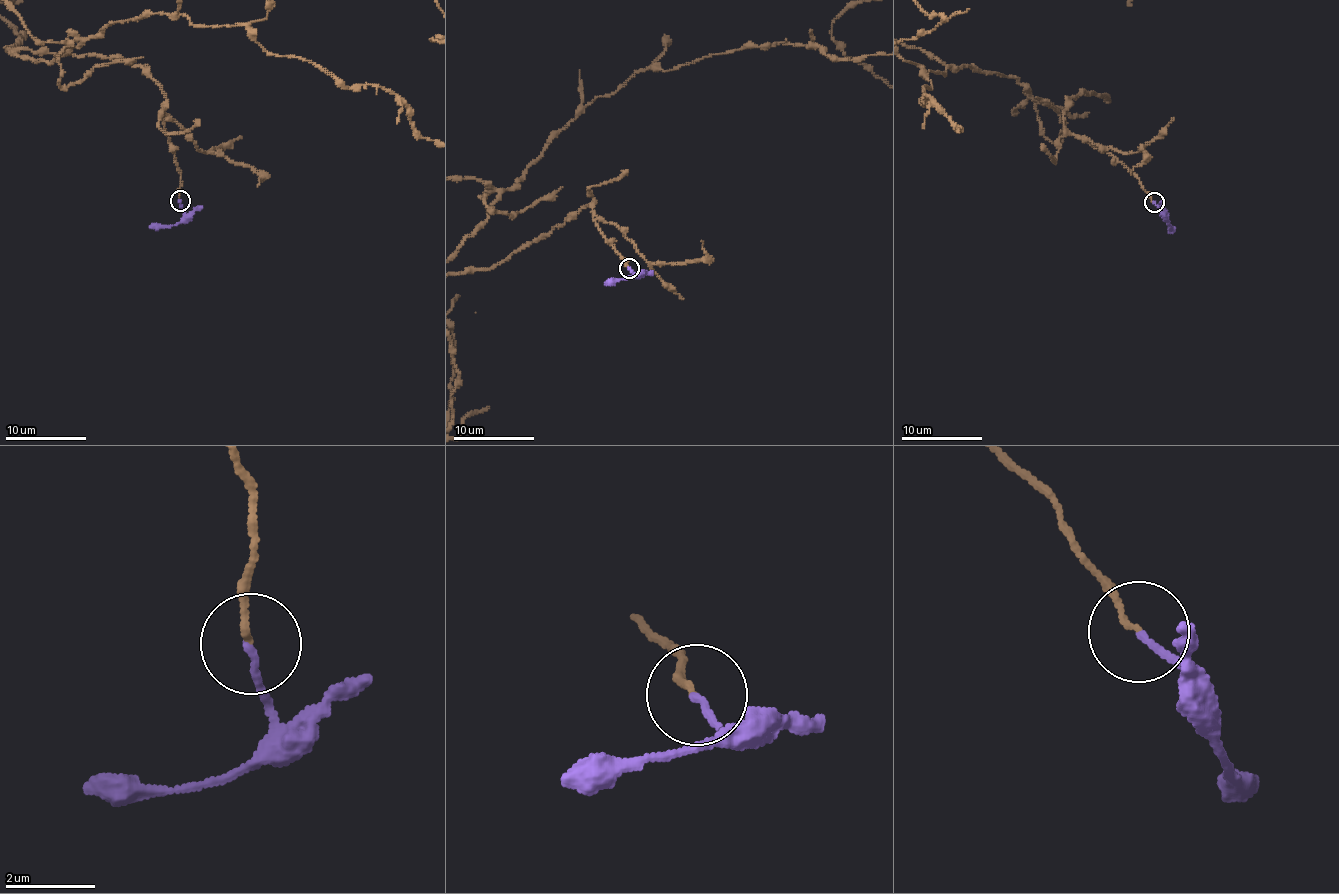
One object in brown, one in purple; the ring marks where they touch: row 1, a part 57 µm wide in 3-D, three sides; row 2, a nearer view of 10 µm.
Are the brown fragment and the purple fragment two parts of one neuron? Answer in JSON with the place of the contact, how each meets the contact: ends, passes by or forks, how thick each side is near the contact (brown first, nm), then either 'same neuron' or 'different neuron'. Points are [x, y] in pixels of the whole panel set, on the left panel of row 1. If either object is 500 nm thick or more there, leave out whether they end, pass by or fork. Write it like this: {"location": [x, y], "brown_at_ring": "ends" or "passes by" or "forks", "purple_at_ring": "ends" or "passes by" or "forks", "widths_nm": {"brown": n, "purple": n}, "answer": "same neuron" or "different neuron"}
{"location": [180, 200], "brown_at_ring": "ends", "purple_at_ring": "ends", "widths_nm": {"brown": 120, "purple": 160}, "answer": "same neuron"}

